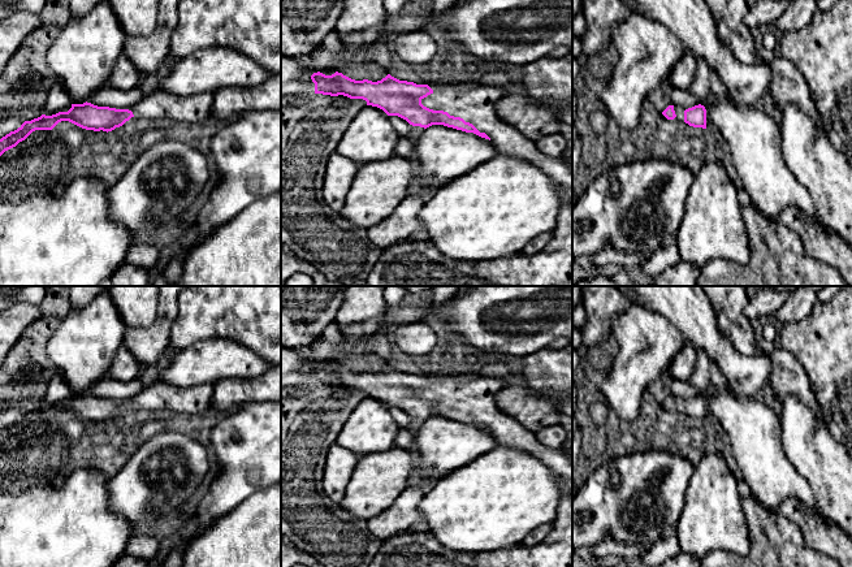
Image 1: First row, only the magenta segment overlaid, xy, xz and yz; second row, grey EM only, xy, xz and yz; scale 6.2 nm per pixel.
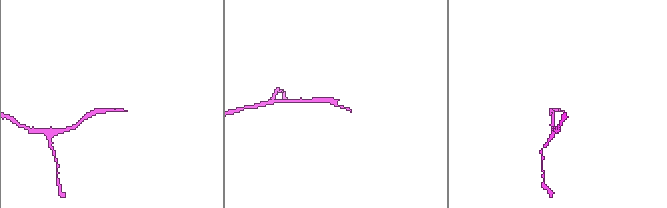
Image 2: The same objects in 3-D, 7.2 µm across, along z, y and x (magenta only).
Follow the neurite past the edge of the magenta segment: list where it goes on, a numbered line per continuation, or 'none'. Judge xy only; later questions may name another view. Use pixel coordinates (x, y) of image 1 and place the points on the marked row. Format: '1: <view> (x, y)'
1: xy (156, 104)

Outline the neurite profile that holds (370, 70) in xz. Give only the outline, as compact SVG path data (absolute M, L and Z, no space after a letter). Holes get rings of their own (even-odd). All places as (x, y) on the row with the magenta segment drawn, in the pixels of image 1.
M372 61L359 65L345 65L343 62L338 62L336 72L355 81L368 79L372 82L381 81L389 74L386 68L382 68Z

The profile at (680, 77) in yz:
M688 52L674 65L667 77L667 83L676 90L689 88L697 69L697 60Z

